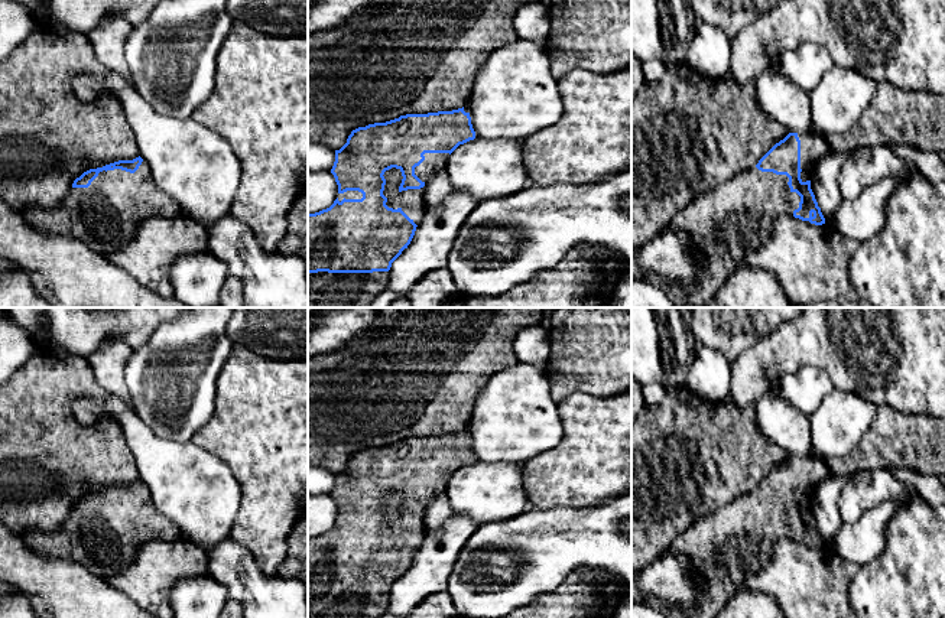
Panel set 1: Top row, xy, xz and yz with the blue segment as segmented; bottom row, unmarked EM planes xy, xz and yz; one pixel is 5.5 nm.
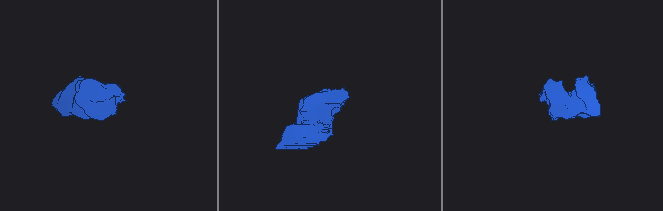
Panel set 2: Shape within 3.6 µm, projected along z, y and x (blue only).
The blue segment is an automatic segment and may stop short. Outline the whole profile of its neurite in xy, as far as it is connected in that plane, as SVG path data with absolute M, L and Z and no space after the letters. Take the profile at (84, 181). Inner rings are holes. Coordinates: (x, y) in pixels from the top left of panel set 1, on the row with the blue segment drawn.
M139 156L133 160L118 160L84 172L55 208L30 205L23 212L36 230L71 235L105 256L123 244L131 243L136 225L143 219L181 215L182 208L155 185L149 165Z

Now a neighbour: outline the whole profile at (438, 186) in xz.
M446 172L432 175L425 182L425 206L433 208L439 205L454 191Z

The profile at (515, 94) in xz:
M519 39L494 49L478 68L467 107L477 139L523 140L555 124L562 116L564 103L546 46Z

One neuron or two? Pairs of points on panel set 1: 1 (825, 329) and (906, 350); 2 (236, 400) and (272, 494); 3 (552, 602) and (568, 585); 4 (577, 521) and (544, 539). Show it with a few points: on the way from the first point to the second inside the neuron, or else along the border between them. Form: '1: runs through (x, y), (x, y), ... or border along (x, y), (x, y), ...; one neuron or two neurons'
1: runs through (846, 329), (886, 329); one neuron
2: runs through (259, 423), (272, 436), (272, 471); one neuron
3: runs through (557, 598), (565, 589); one neuron
4: runs through (568, 530), (559, 539), (552, 539); one neuron

